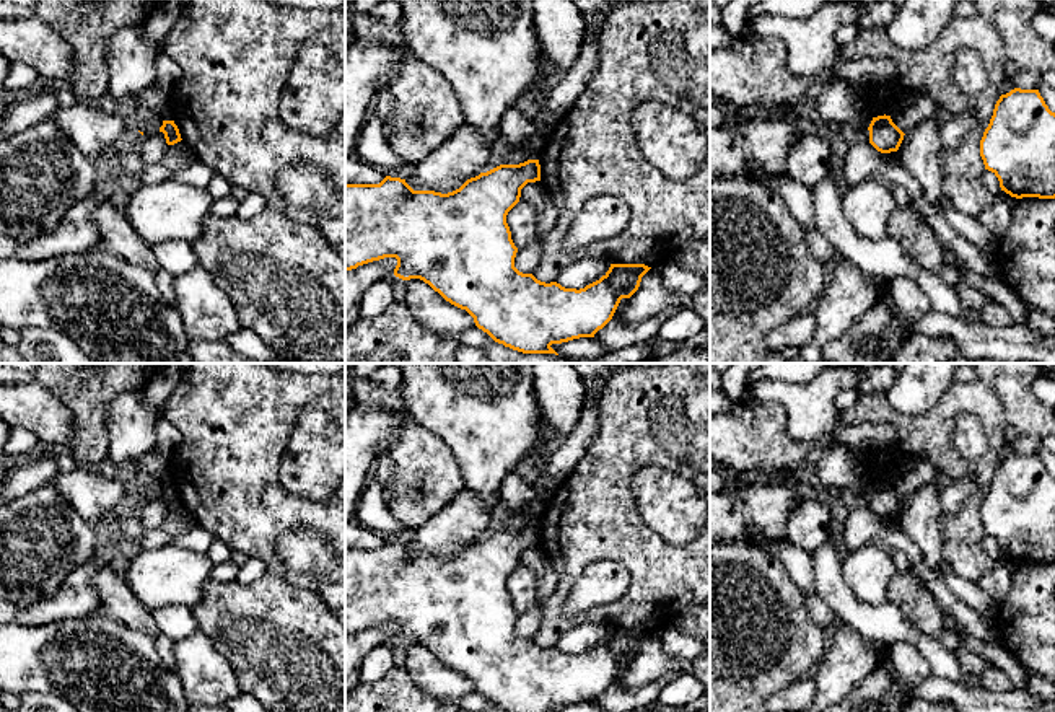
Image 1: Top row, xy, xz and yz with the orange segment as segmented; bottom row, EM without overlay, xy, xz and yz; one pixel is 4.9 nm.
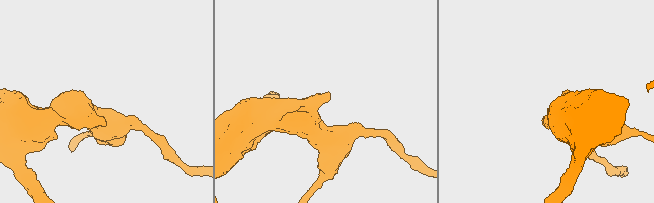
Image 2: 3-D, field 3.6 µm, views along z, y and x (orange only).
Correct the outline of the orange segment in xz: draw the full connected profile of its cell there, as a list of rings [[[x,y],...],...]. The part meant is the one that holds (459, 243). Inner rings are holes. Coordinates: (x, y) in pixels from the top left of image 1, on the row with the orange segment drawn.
[[[539,160],[500,165],[448,194],[414,191],[405,179],[391,176],[379,184],[345,182],[345,270],[396,257],[396,277],[423,280],[446,301],[466,310],[495,342],[523,354],[558,355],[552,344],[594,337],[651,267],[611,264],[599,280],[580,290],[519,272],[506,215],[519,202],[521,189],[536,181],[541,181]]]

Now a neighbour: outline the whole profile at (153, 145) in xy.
[[[155,130],[142,135],[138,153],[145,165],[151,165],[163,158],[166,147],[164,134]]]

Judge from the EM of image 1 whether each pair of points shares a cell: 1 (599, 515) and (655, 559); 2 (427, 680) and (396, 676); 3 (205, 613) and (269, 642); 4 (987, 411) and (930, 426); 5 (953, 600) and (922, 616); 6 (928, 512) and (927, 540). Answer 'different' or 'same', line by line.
1: same
2: different
3: same
4: same
5: different
6: same

